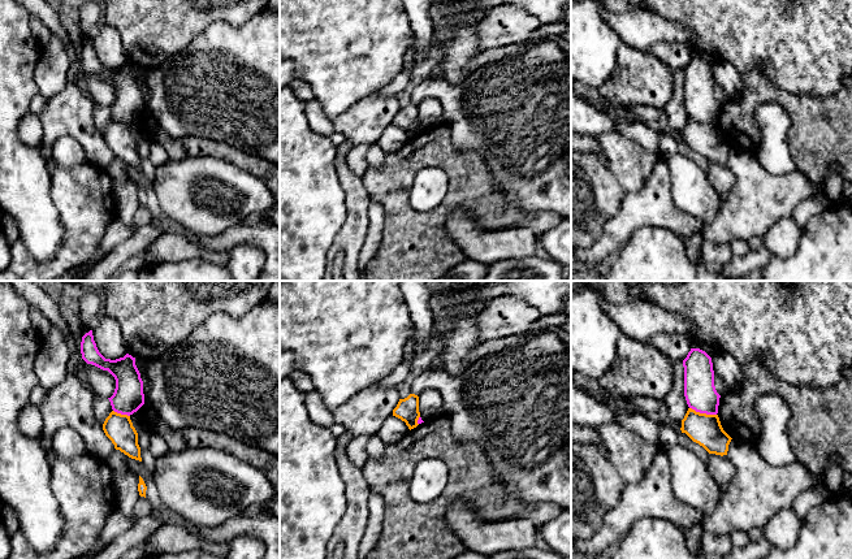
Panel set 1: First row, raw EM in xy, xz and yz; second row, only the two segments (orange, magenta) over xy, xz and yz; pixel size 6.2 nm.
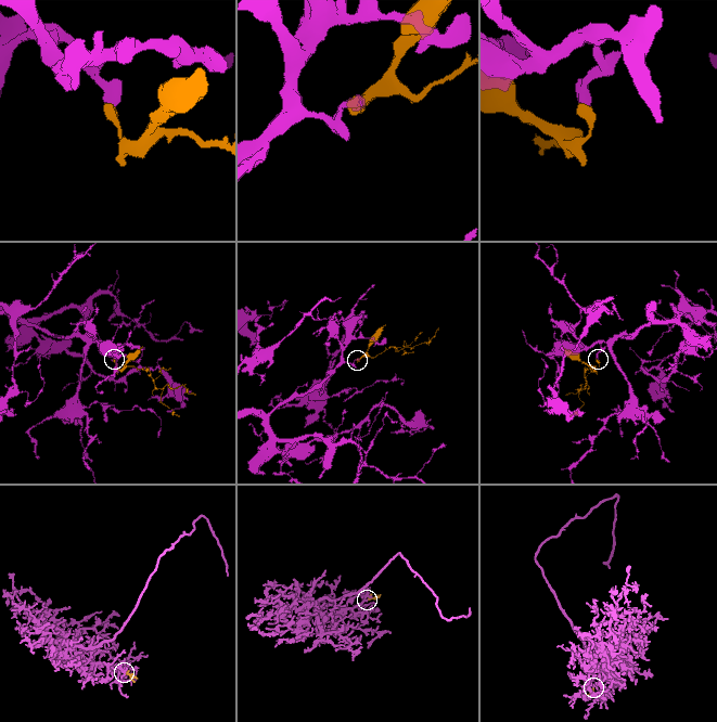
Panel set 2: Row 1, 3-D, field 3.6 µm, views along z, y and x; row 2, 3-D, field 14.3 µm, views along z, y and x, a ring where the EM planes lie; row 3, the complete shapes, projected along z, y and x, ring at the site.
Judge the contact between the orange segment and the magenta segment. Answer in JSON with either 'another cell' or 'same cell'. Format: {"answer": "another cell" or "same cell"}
{"answer": "another cell"}

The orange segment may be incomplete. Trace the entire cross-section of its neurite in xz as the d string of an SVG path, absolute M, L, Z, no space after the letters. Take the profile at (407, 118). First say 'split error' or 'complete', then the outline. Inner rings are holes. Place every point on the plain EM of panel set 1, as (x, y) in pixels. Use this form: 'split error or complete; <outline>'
complete; M410 103L407 107L399 108L397 116L393 118L393 125L405 130L410 139L416 136L420 126L419 105Z

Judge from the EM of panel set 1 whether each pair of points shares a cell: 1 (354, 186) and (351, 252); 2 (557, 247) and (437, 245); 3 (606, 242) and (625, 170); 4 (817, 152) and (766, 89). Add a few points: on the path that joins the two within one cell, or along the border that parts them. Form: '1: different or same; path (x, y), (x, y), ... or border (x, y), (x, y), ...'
1: same; path (354, 203), (354, 232), (351, 235)
2: different; border (557, 224), (541, 234)
3: different; border (632, 191), (604, 222), (602, 233), (596, 241)
4: same; path (817, 134), (785, 99)

